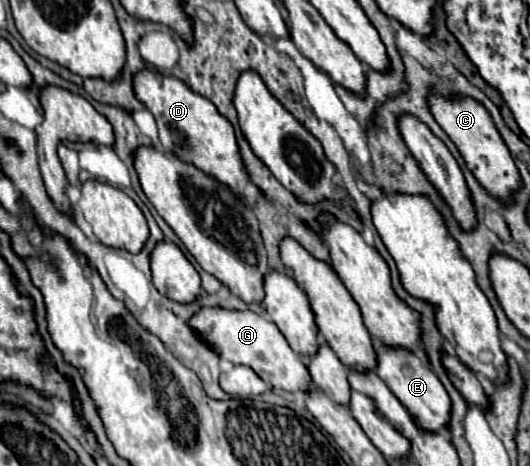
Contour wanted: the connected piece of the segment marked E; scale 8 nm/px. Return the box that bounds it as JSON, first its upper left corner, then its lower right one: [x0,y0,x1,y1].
[376,344,450,432]

